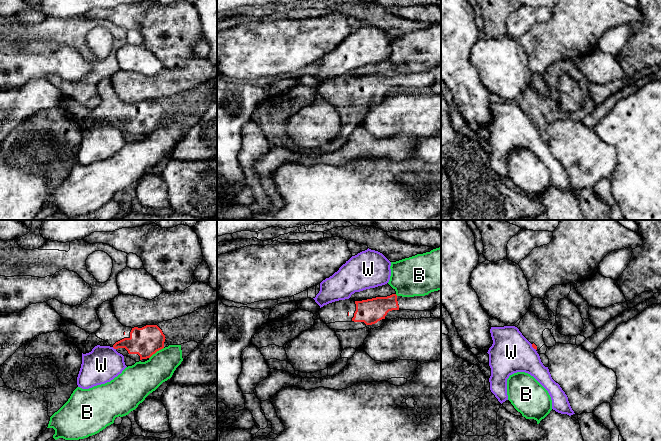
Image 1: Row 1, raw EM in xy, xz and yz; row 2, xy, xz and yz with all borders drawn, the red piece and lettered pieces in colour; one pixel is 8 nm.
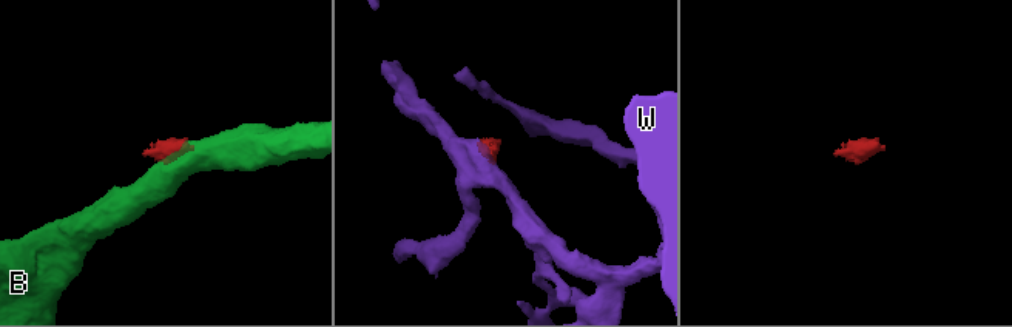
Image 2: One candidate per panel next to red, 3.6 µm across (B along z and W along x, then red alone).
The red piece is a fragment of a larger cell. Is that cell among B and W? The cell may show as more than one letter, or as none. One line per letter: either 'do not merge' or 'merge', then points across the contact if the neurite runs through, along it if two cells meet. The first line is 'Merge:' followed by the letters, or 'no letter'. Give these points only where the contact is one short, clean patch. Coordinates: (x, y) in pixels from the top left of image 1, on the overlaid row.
Merge: no letter
B: do not merge; border along xy (163, 347), (149, 358)
W: do not merge; border along xy (112, 347), (115, 349)

